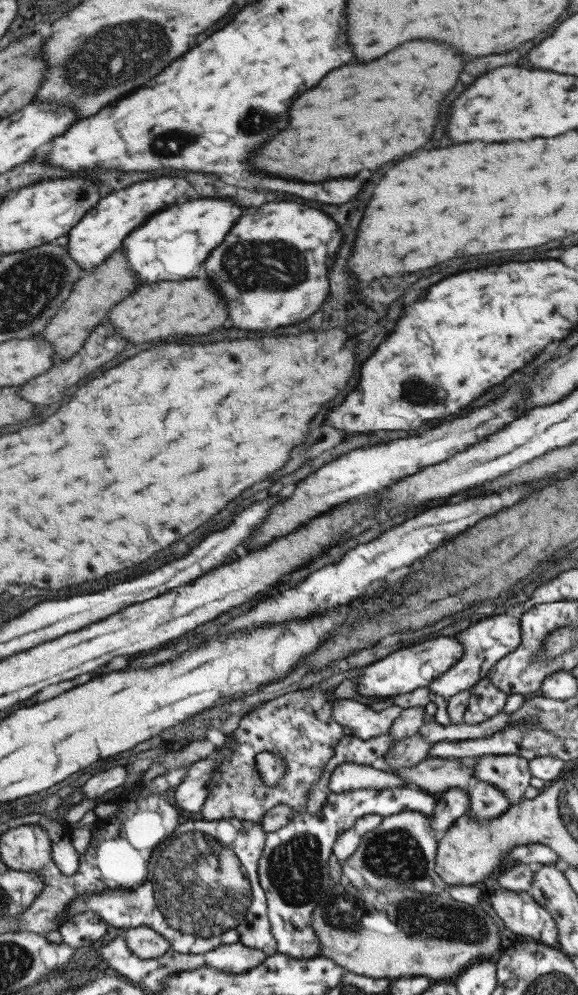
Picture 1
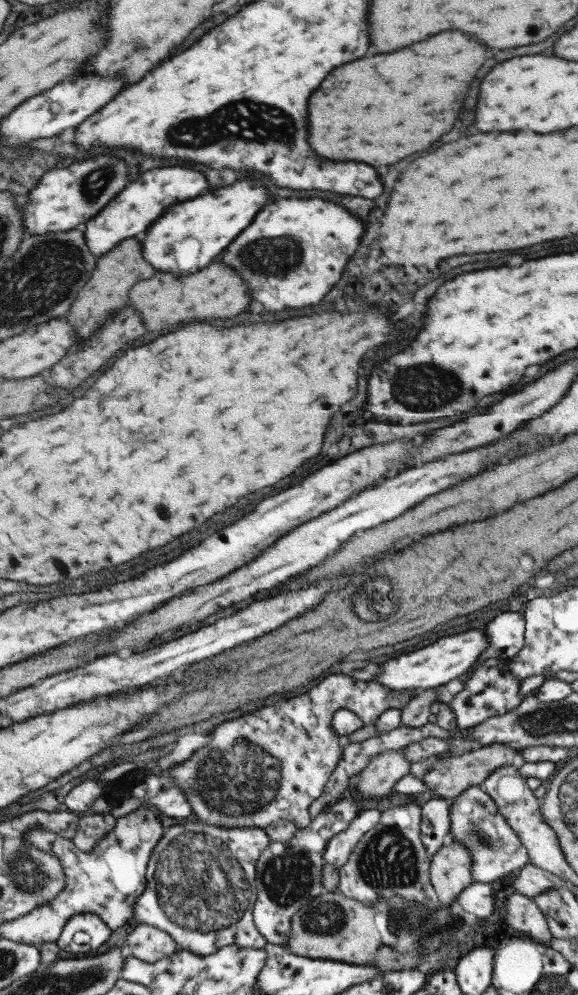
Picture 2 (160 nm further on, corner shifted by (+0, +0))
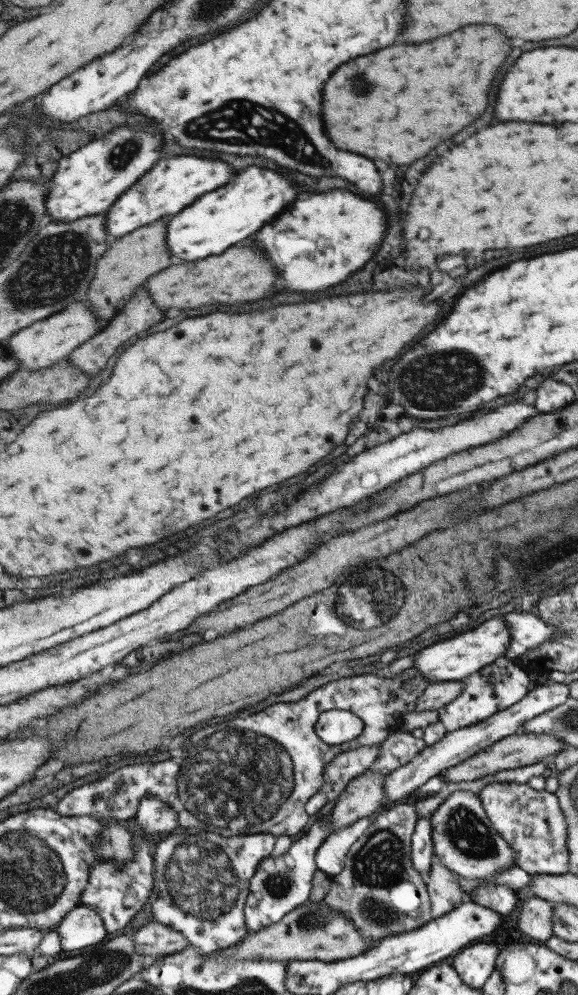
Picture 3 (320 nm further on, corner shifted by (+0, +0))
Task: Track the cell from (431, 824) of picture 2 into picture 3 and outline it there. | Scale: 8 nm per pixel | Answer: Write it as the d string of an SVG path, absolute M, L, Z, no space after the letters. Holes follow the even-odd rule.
M429 817L427 819L417 819L411 836L411 865L422 878L425 879L432 864L433 843L431 843L431 825Z

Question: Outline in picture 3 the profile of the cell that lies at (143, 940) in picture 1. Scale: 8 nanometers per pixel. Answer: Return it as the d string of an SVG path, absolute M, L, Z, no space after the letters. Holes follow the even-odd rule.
M155 920L139 927L131 937L135 950L149 958L175 954L189 946L180 932Z

